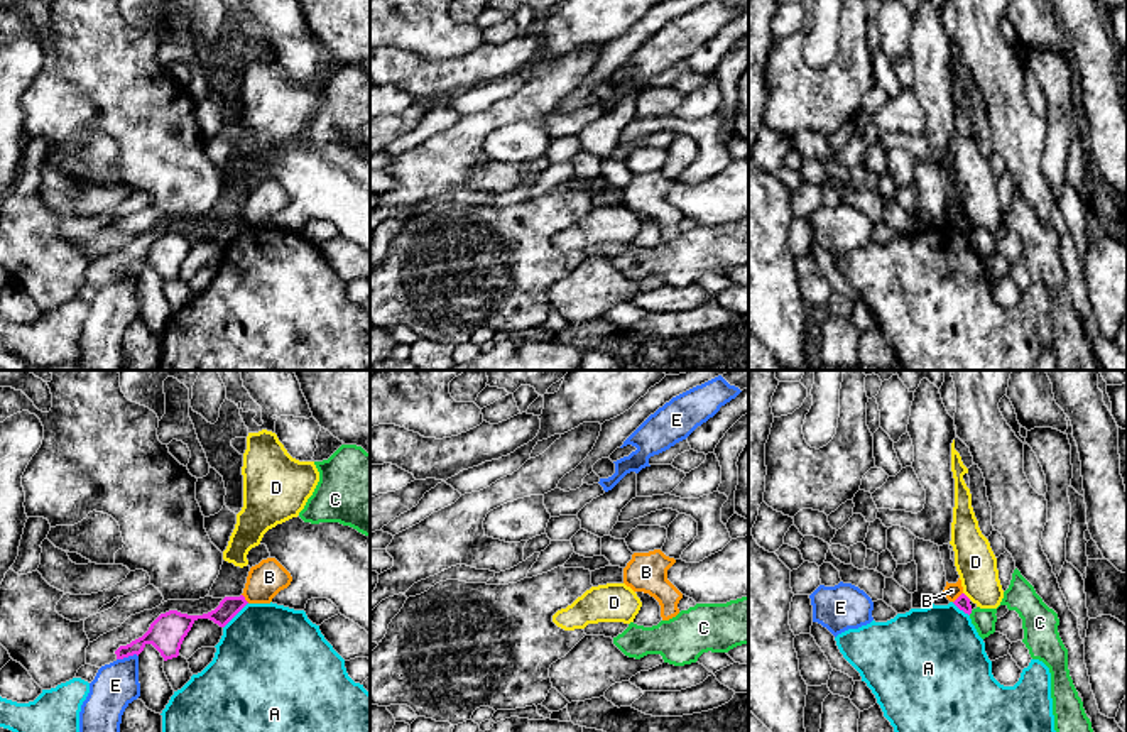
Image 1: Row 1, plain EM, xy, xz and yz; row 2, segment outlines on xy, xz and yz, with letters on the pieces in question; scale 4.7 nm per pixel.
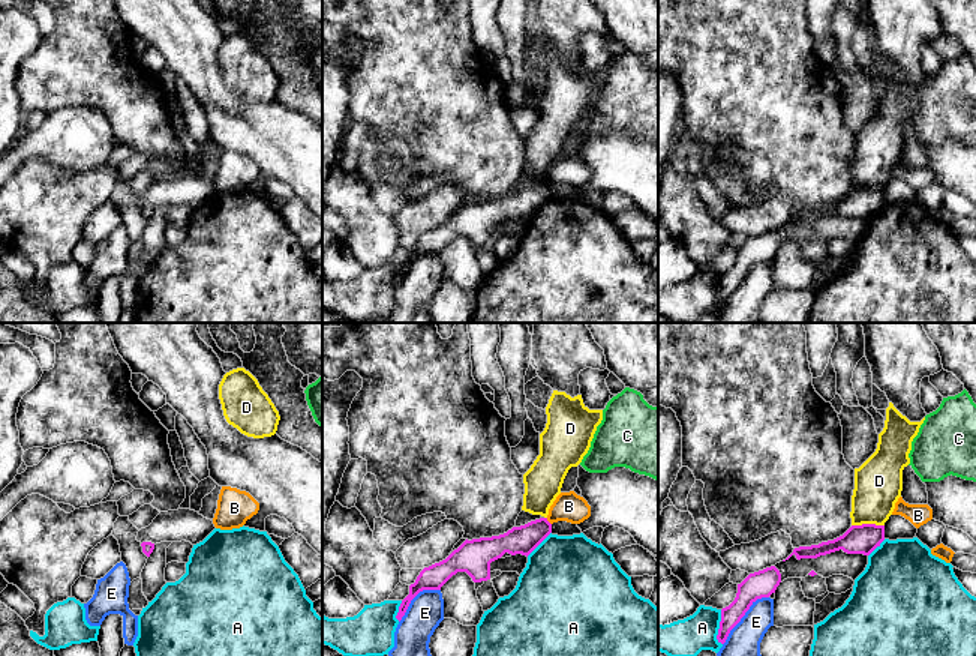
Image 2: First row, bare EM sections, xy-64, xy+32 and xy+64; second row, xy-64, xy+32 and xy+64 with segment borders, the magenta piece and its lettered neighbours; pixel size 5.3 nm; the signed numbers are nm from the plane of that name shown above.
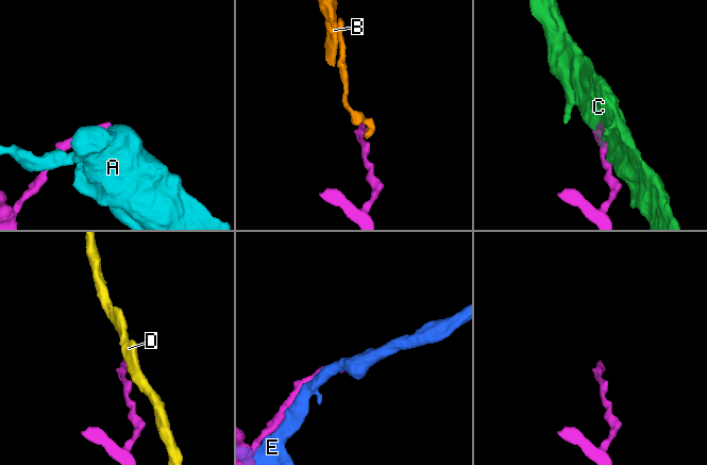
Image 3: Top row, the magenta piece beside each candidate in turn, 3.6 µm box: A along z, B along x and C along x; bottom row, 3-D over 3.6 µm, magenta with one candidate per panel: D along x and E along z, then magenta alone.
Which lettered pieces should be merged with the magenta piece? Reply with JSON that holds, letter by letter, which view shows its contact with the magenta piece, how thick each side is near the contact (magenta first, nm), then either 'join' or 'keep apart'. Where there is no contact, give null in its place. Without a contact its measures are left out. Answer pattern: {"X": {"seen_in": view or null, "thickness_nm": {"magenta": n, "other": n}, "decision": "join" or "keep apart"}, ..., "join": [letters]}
{"A": {"seen_in": "xy", "thickness_nm": {"magenta": 100, "other": 480}, "decision": "keep apart"}, "B": {"seen_in": "yz", "thickness_nm": {"magenta": 70, "other": 80}, "decision": "keep apart"}, "C": {"seen_in": "yz", "thickness_nm": {"magenta": 70, "other": 140}, "decision": "keep apart"}, "D": {"seen_in": "yz", "thickness_nm": {"magenta": 70, "other": 190}, "decision": "keep apart"}, "E": {"seen_in": "xy", "thickness_nm": {"magenta": 170, "other": 220}, "decision": "keep apart"}, "join": []}

